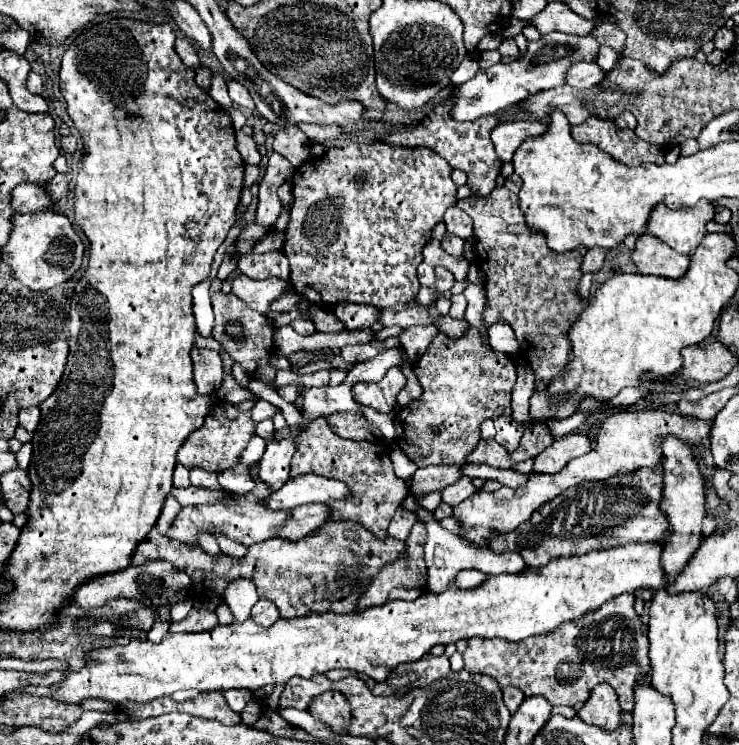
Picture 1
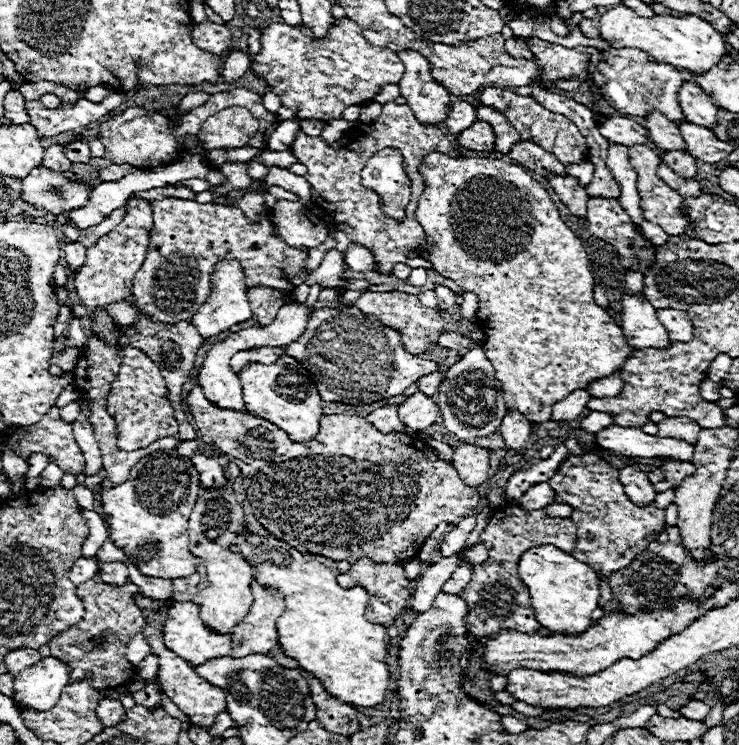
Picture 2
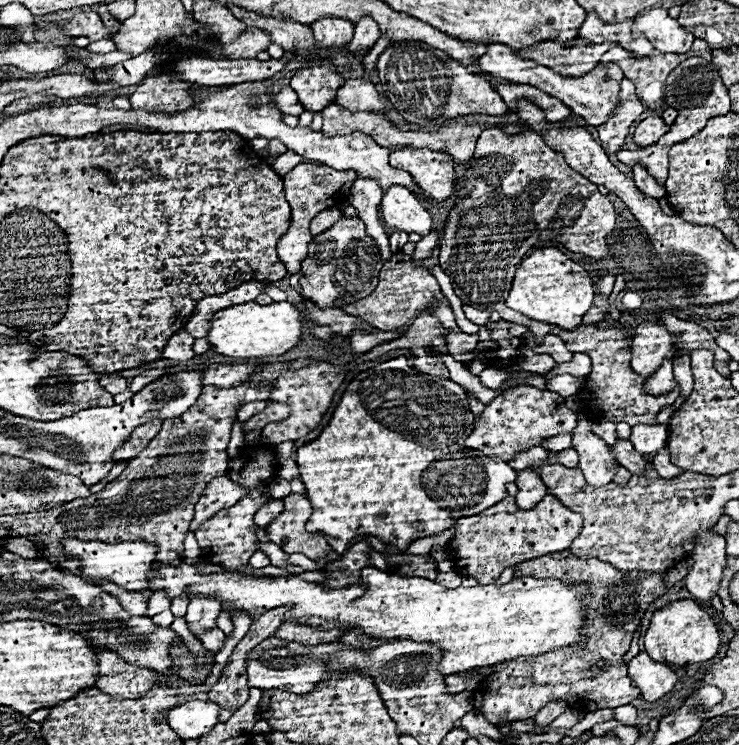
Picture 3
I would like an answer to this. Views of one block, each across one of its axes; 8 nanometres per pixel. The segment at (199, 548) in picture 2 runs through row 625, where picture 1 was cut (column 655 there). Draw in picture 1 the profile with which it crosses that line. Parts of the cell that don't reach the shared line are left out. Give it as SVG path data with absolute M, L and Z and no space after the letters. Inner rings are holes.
M700 200L692 208L672 210L664 204L656 204L650 212L646 230L656 236L660 242L668 244L680 254L690 254L696 250L700 240L706 234L706 222L714 218L714 204Z

